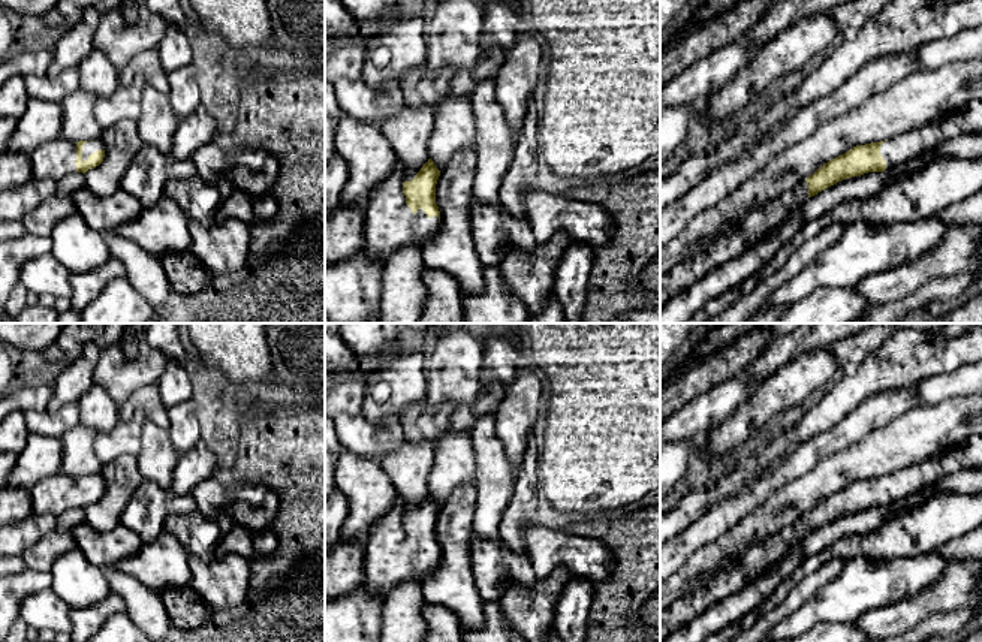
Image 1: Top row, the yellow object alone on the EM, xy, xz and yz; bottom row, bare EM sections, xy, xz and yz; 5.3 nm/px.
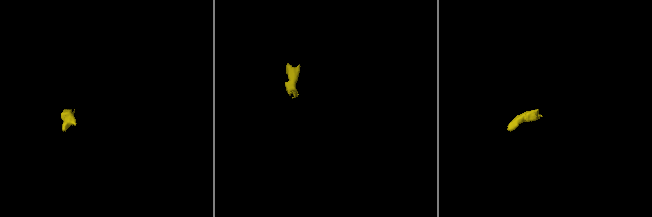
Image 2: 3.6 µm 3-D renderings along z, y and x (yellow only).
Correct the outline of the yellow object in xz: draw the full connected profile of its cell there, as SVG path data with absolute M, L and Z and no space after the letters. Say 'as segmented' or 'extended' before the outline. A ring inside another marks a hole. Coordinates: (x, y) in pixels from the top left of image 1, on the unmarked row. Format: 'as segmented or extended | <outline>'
extended | M397 497L392 509L370 530L365 543L365 585L382 600L404 581L419 581L436 570L440 546L436 519L440 506L434 497L406 516L406 504Z

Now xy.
extended | M58 473L40 480L30 489L34 513L52 513L60 516L72 507L85 509L99 501L105 492L105 480L100 473L73 477Z

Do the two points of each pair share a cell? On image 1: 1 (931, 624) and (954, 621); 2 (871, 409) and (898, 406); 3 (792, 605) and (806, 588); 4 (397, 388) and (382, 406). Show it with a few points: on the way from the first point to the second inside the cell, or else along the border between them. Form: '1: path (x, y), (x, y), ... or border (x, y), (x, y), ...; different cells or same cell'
1: path (937, 624), (948, 623); same cell
2: path (877, 409), (892, 406); same cell
3: path (794, 600), (801, 593); same cell
4: path (392, 392), (383, 401); same cell

